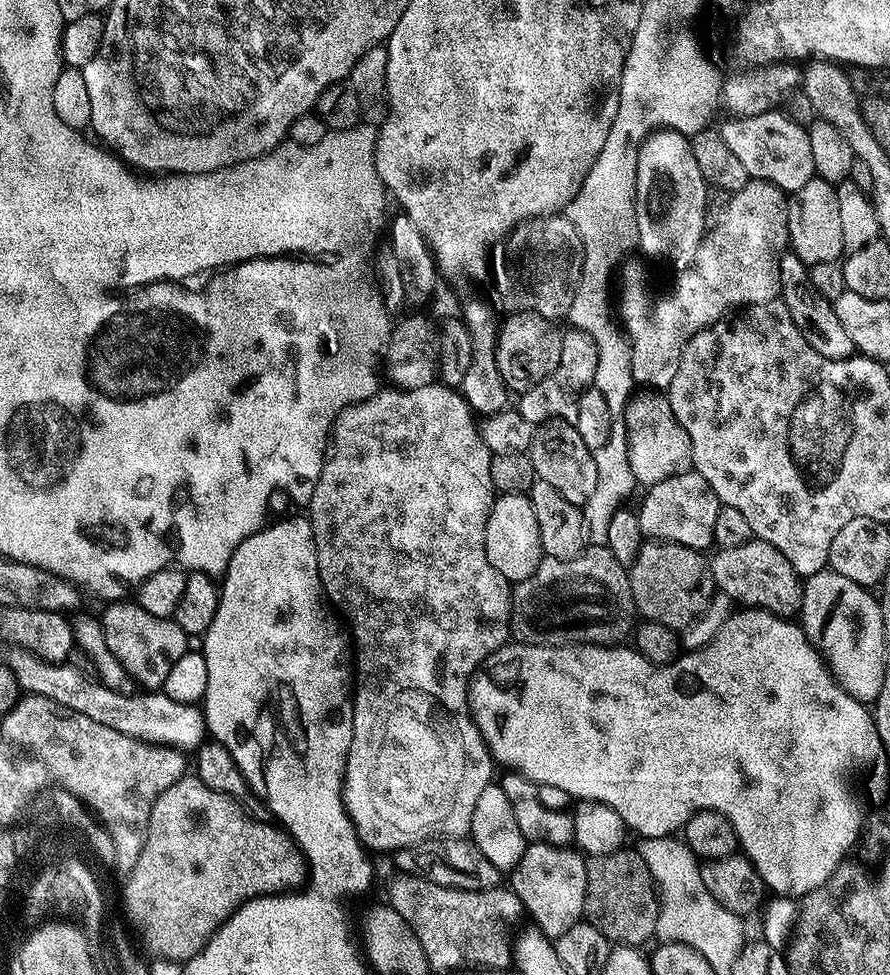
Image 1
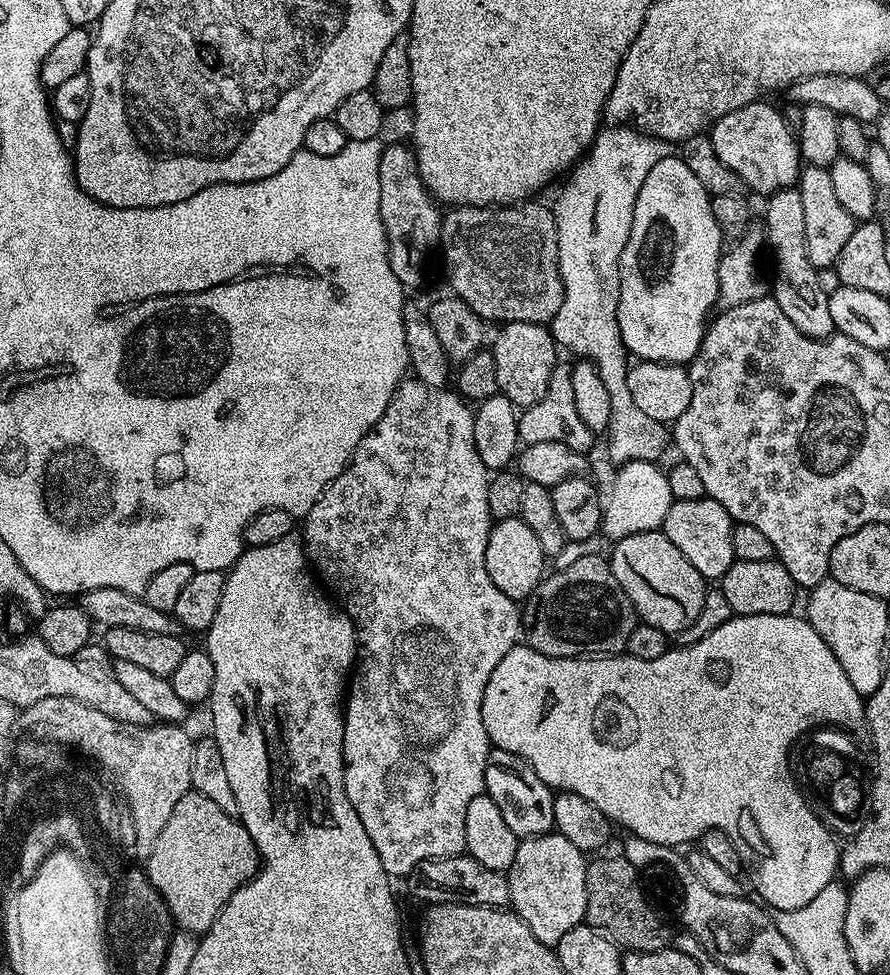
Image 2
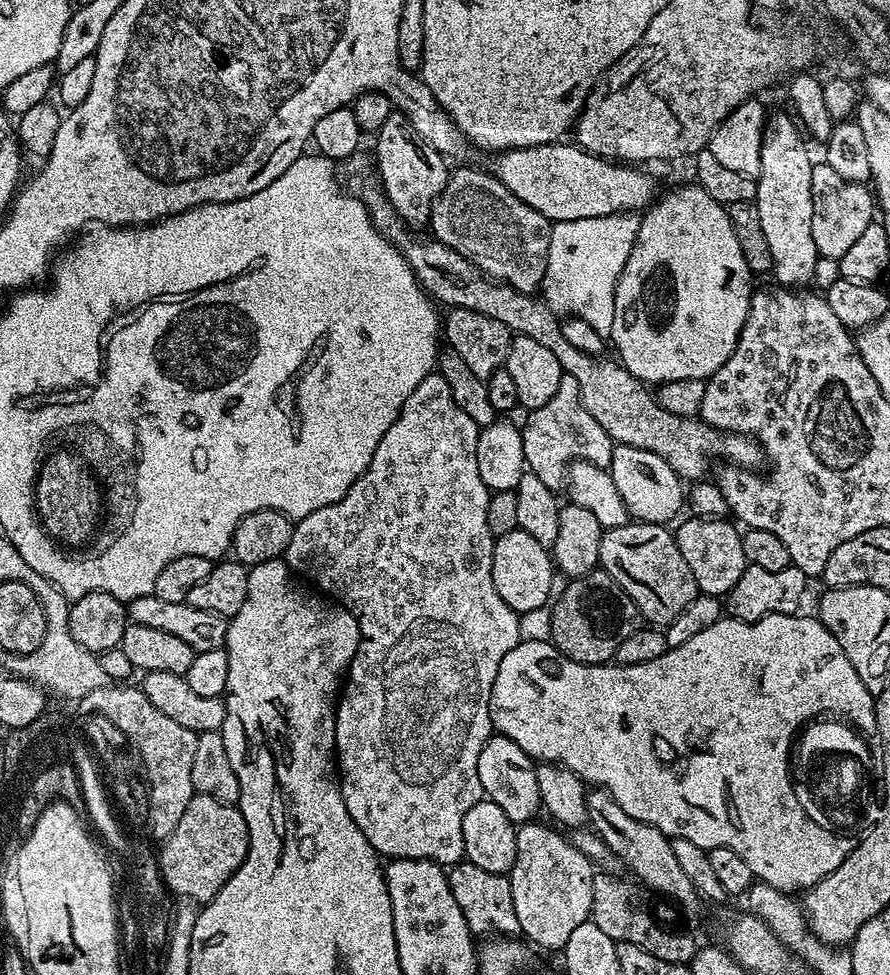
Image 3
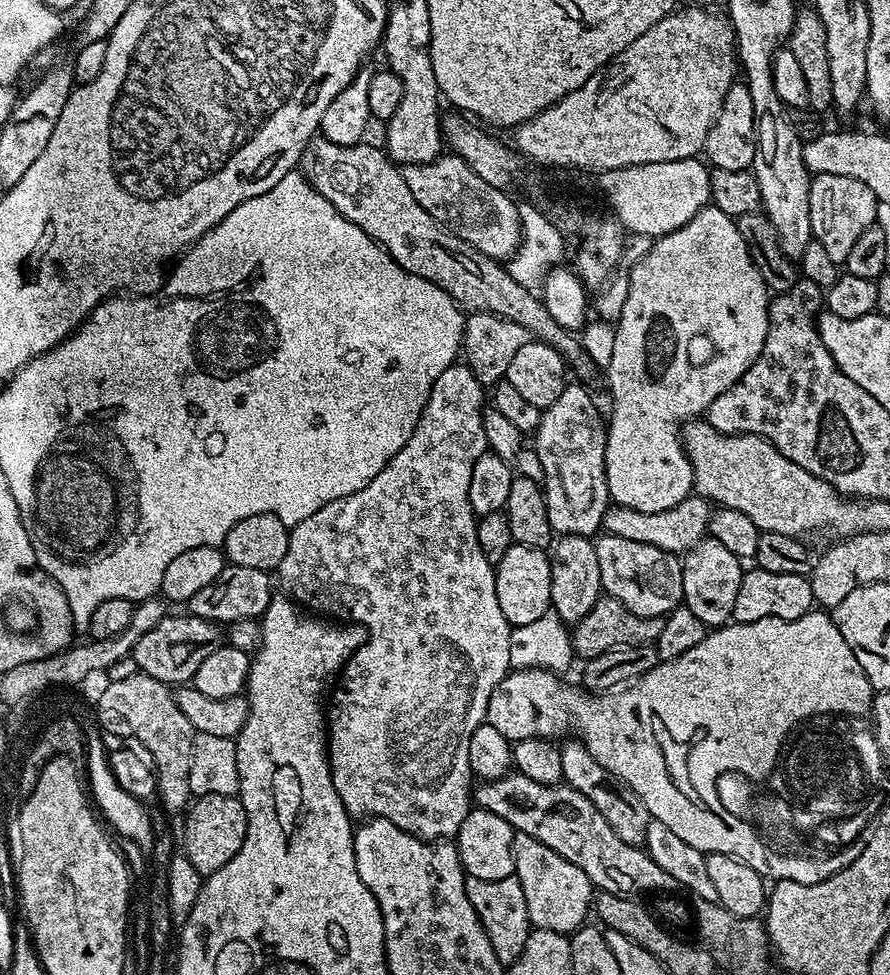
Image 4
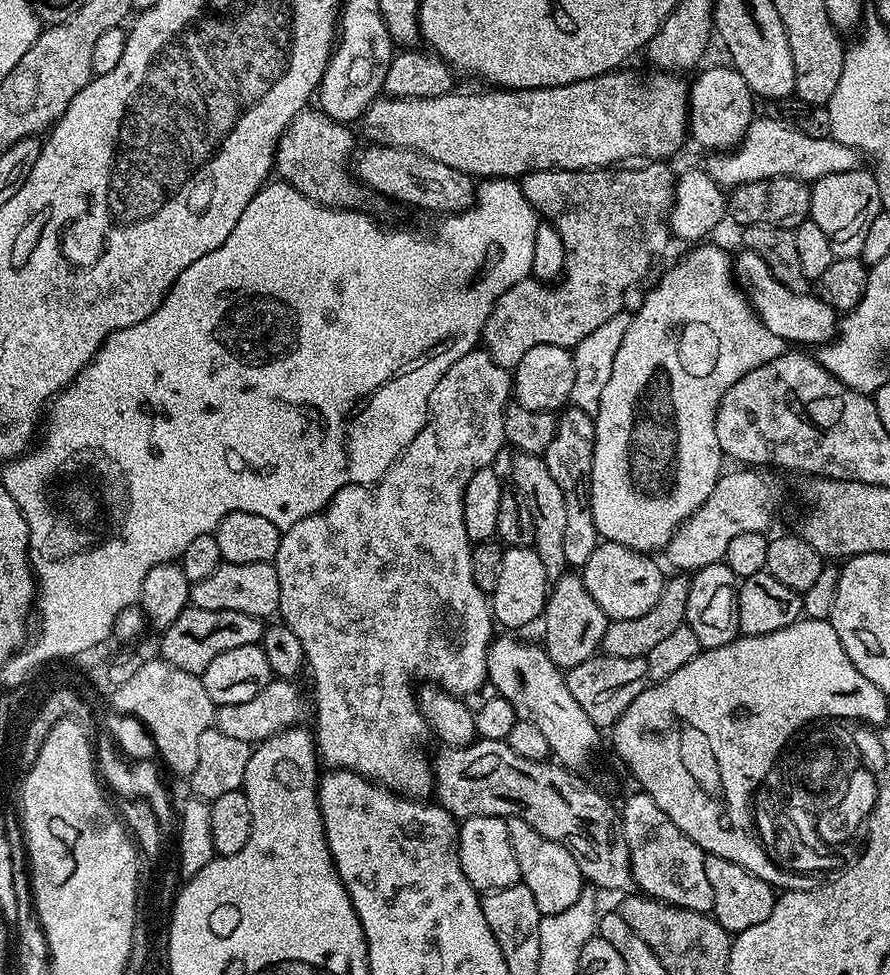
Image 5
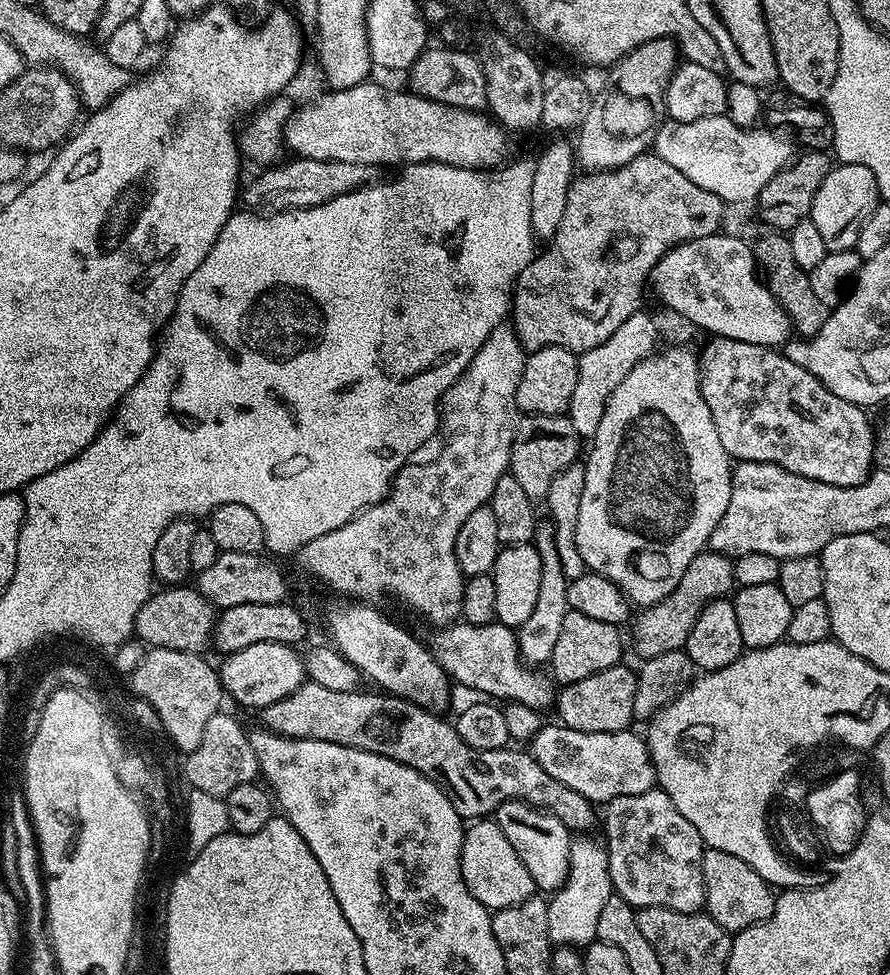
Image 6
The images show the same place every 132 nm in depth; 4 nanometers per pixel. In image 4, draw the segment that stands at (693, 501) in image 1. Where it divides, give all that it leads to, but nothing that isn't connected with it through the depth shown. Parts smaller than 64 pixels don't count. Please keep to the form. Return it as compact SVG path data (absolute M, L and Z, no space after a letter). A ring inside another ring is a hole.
M705 538L697 542L693 548L683 553L684 577L682 590L684 591L683 607L694 610L698 618L715 630L732 620L734 598L738 598L738 586L742 582L746 568L741 557L730 554L722 542Z

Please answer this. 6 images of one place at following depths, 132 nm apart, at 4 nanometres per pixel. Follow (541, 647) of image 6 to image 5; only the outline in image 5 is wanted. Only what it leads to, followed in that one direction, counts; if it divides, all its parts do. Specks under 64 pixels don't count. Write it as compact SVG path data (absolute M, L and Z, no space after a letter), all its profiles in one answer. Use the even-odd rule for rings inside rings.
M516 452L512 460L511 487L530 506L530 518L534 518L534 542L532 549L538 554L542 566L550 578L565 575L569 567L566 562L566 549L562 547L562 538L566 538L566 498L562 486L554 482L546 466L543 455L530 452Z

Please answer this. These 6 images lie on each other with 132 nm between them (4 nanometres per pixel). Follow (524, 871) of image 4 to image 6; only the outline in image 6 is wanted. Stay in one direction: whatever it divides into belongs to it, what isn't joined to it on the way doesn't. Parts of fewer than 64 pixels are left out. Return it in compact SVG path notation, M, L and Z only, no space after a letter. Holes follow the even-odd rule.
M507 800L496 807L494 822L502 834L506 834L510 846L514 846L518 858L522 858L522 866L530 870L530 878L534 878L541 893L551 894L564 885L570 870L570 850L574 836L553 812L535 808L525 800Z

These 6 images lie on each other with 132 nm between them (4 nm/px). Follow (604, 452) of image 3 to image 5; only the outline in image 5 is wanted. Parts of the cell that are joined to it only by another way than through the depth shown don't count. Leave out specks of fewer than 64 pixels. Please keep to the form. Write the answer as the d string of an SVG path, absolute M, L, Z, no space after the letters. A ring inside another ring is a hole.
M568 406L559 413L554 438L542 454L554 482L558 482L558 486L562 486L564 491L566 538L562 538L562 547L566 549L566 562L576 570L583 569L586 558L590 558L590 554L594 554L597 544L601 543L601 538L594 526L589 493L587 491L576 492L576 488L587 489L592 479L595 441L596 422L594 417L582 410Z

